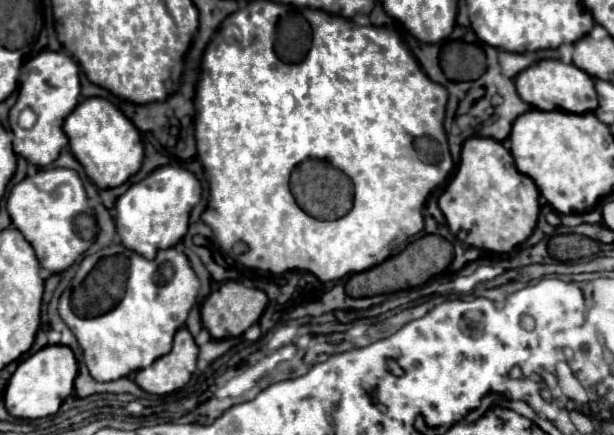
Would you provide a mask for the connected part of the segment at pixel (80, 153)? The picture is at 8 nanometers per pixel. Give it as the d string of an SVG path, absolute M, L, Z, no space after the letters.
M85 98L65 118L63 132L69 138L71 154L81 162L85 174L99 188L121 186L143 162L143 144L133 122L105 98Z

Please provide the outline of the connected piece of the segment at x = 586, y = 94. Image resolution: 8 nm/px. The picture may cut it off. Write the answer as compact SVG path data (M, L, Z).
M541 60L539 64L529 66L527 70L515 76L515 86L521 100L525 100L537 110L563 110L573 114L587 114L597 108L593 78L577 66L563 64L559 60Z

